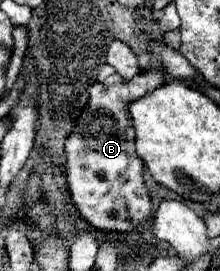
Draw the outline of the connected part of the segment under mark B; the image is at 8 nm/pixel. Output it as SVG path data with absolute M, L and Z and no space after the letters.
M144 70L136 74L132 80L124 80L118 74L112 74L104 82L96 82L90 88L88 108L84 110L84 116L76 122L76 128L72 130L72 136L68 136L68 142L66 142L66 158L68 158L66 178L68 178L72 202L76 204L82 218L94 228L124 232L144 224L150 218L152 204L150 204L150 196L146 192L146 184L142 176L144 162L134 152L134 128L128 116L128 104L144 96L146 92L158 88L162 82L164 82L164 72Z

